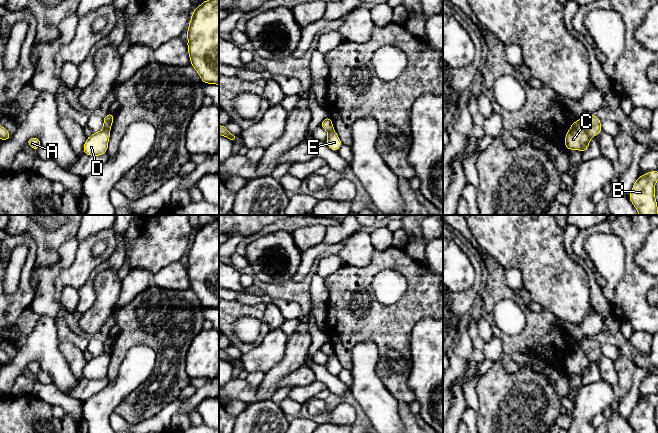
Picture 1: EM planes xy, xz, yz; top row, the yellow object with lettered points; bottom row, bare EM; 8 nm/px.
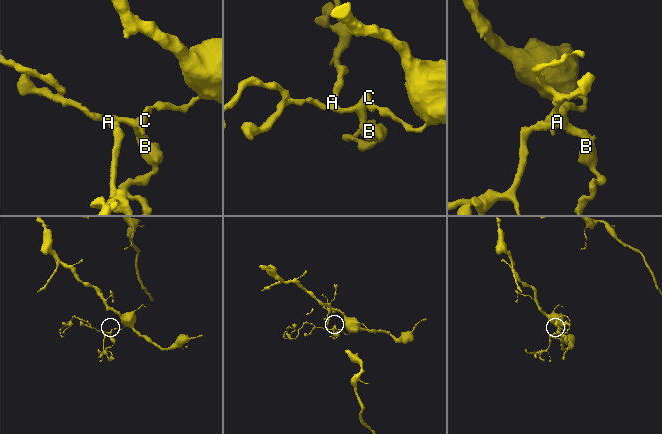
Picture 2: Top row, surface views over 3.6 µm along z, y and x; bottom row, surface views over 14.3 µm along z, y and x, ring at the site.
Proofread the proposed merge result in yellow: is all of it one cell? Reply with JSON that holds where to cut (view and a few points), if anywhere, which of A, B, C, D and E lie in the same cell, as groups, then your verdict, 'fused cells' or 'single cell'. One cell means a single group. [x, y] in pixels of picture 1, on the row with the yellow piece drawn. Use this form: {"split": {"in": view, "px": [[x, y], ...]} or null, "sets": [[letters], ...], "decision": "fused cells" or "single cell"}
{"split": {"in": "yz", "px": [[579, 120], [590, 138]]}, "sets": [["A", "B", "C", "D"], ["E"]], "decision": "fused cells"}

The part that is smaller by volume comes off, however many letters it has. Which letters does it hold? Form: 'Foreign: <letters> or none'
Foreign: A, B, C, D

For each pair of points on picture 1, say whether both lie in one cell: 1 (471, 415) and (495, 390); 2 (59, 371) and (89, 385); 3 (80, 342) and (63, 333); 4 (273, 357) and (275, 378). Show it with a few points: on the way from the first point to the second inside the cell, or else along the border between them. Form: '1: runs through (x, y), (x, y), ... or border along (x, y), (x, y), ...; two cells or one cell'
1: border along (476, 410), (477, 422); two cells
2: border along (80, 380), (68, 394); two cells
3: runs through (76, 339), (67, 335); one cell
4: border along (287, 345), (284, 356), (264, 374); two cells

